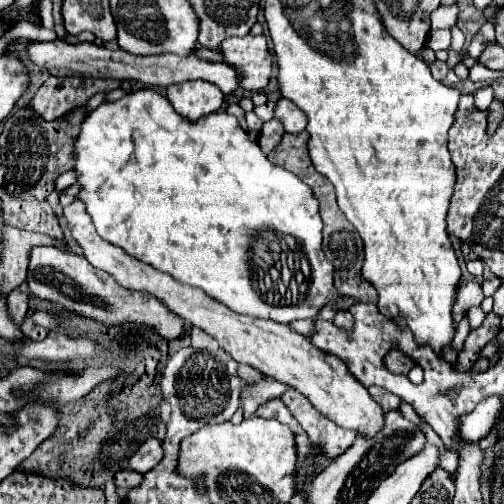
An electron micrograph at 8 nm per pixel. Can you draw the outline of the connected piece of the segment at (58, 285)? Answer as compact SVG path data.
M36 247L30 255L30 267L28 267L28 279L32 279L32 295L46 299L46 301L58 301L68 311L80 313L84 319L92 319L98 325L104 327L116 327L116 325L144 325L148 329L154 329L162 339L174 341L188 333L188 327L184 325L182 317L176 317L166 305L150 297L142 291L130 291L120 287L108 273L92 267L86 257L70 253L66 249L58 247Z

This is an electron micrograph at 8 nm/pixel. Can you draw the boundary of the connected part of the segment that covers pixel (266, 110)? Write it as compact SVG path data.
M268 101L268 103L260 105L260 107L254 107L254 113L256 113L262 121L268 121L268 119L274 117L274 109L276 109L276 101Z

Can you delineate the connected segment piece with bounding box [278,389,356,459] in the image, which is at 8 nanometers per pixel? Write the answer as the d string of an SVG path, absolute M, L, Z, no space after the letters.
M290 389L282 393L278 399L290 409L292 417L300 423L300 427L308 433L308 437L324 449L326 459L336 459L352 445L356 433L334 425L330 419L318 413L304 395Z

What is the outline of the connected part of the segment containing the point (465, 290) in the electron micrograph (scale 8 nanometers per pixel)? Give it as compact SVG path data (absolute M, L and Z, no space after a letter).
M476 279L464 281L456 293L456 303L454 303L454 313L452 313L454 323L458 325L458 321L464 317L464 311L474 305L480 305L482 299L484 299L484 293L482 293L480 281L476 281Z

